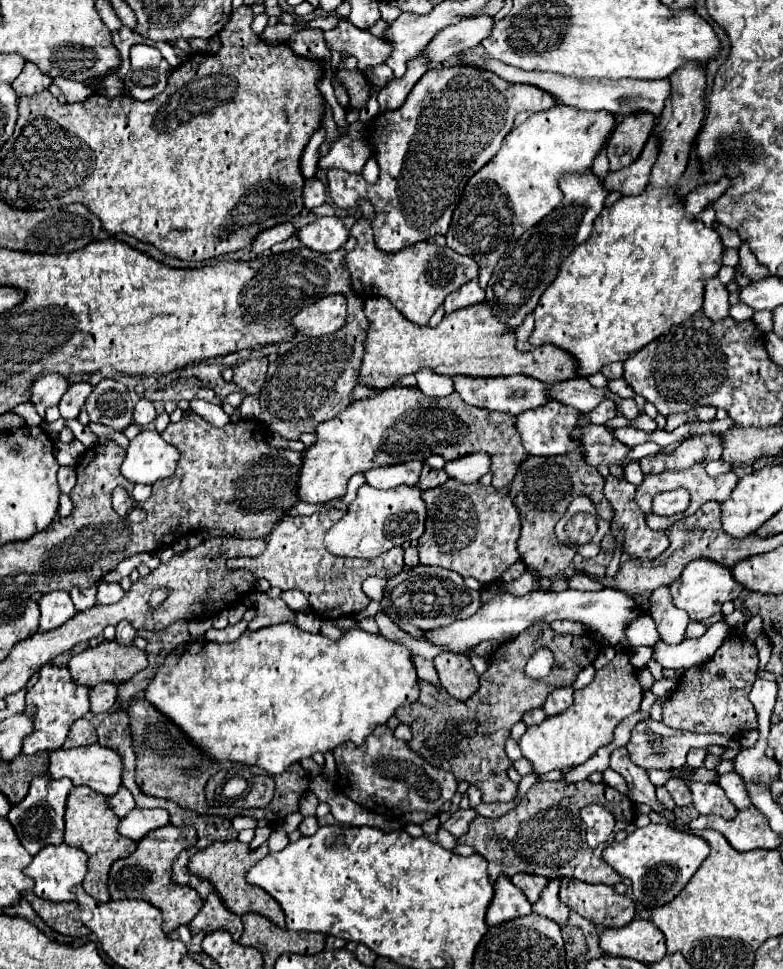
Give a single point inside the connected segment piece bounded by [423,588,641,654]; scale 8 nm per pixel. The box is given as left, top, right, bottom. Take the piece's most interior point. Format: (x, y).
(608, 611)

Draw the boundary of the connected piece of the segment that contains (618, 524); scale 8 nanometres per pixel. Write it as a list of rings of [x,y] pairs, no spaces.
[[[609,476],[603,494],[615,510],[611,530],[625,530],[623,552],[627,552],[633,558],[657,558],[669,546],[665,532],[655,532],[645,524],[643,510],[635,502],[633,484]]]

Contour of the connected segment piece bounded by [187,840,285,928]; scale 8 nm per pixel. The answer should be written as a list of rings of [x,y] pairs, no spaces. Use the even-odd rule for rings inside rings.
[[[235,840],[233,844],[211,844],[209,848],[205,850],[199,850],[195,852],[189,862],[187,862],[187,872],[201,878],[201,880],[207,880],[213,884],[215,892],[219,894],[221,902],[225,904],[225,908],[237,916],[243,916],[243,914],[249,914],[249,912],[255,912],[255,914],[261,914],[265,916],[267,920],[271,920],[273,924],[277,924],[279,928],[285,928],[285,916],[279,908],[279,904],[261,888],[257,886],[251,886],[245,882],[245,876],[247,872],[261,860],[265,858],[265,854],[269,852],[267,844],[261,844],[259,848],[251,850],[249,844],[243,844],[239,840]]]

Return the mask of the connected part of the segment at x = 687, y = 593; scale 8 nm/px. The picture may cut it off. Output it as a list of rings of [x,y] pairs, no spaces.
[[[695,560],[687,564],[679,580],[675,580],[671,586],[671,596],[677,608],[683,608],[693,622],[703,622],[705,618],[711,618],[713,614],[721,612],[721,604],[727,600],[735,600],[741,594],[741,586],[733,580],[731,570],[721,564],[713,564],[711,560]]]

